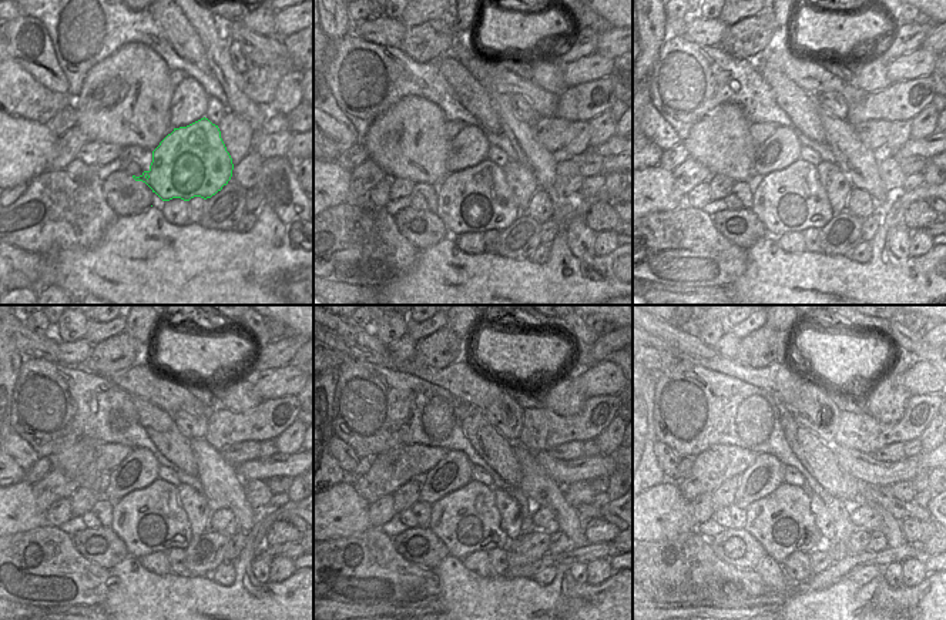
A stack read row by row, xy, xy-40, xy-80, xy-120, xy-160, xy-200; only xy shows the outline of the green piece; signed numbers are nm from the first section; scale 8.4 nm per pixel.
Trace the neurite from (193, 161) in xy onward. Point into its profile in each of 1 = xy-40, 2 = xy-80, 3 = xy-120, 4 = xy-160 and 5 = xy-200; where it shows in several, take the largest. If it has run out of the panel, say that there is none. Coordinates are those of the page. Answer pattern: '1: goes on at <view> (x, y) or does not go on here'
1: goes on at xy-40 (479, 198)
2: goes on at xy-80 (792, 200)
3: goes on at xy-120 (153, 519)
4: goes on at xy-160 (466, 520)
5: goes on at xy-200 (782, 522)

